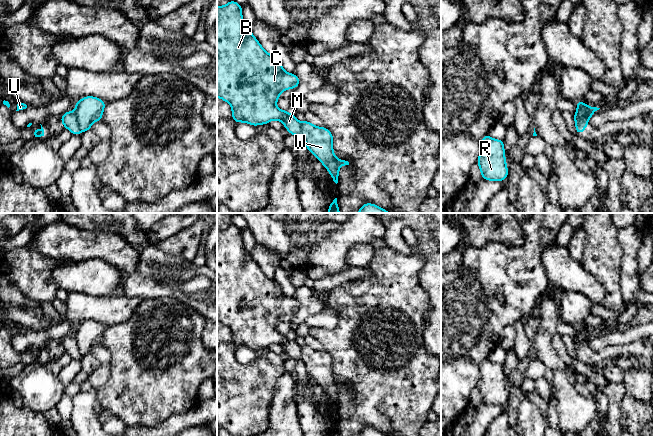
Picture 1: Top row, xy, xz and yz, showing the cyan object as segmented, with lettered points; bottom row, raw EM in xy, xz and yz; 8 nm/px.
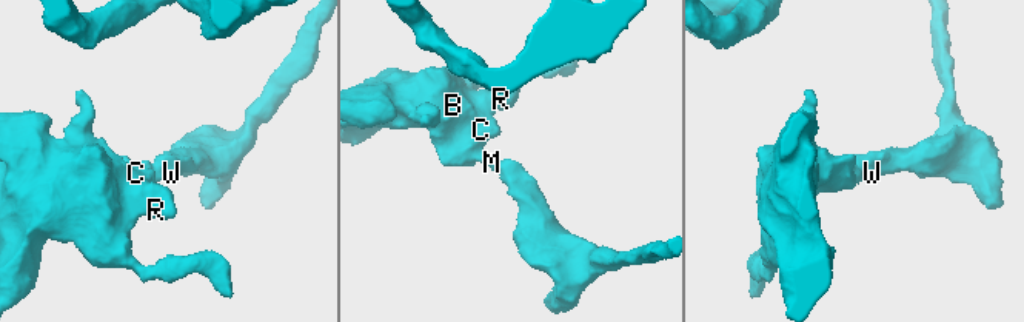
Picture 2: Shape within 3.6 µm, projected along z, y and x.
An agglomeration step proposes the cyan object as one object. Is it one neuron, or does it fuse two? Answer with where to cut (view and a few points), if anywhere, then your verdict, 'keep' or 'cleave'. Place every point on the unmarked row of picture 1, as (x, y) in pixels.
cut in xy along (73, 337), (80, 355); cleave

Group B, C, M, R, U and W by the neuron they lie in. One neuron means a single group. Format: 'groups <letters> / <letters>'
groups B C M R U / W

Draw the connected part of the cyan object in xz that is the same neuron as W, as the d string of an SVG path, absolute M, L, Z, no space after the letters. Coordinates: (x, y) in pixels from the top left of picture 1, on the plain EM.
M308 345L301 347L301 361L310 375L329 395L333 405L337 408L341 389L352 390L350 384L339 384L333 375L333 359L326 351L317 351Z

